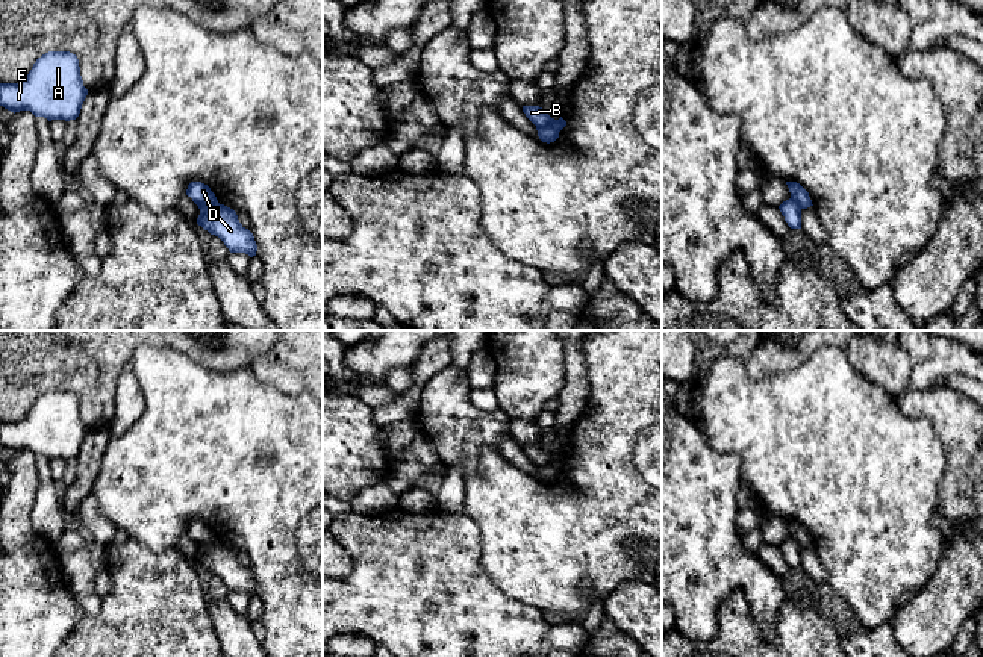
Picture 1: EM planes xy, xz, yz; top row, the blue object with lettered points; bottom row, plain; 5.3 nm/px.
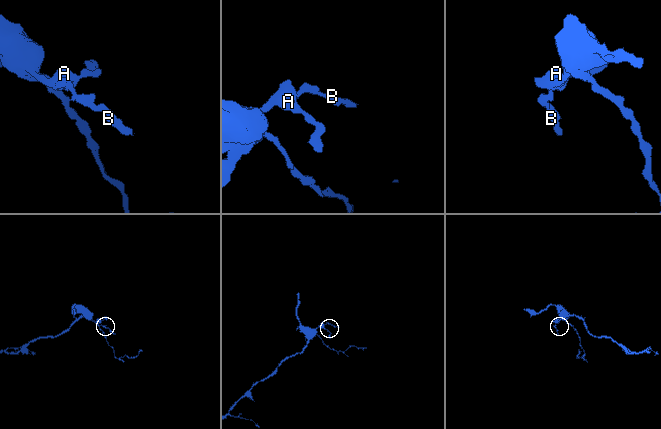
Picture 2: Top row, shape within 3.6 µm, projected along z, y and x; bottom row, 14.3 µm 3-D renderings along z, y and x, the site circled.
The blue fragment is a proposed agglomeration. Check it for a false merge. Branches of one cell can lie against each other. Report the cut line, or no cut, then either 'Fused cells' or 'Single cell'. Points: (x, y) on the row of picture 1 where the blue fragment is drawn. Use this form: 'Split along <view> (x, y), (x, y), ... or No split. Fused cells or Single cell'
Split along xz (536, 126), (555, 126), (559, 130). Fused cells

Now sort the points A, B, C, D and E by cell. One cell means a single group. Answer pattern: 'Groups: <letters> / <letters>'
Groups: A D E / B C

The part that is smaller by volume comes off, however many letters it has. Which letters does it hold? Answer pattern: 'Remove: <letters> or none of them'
Remove: B, C

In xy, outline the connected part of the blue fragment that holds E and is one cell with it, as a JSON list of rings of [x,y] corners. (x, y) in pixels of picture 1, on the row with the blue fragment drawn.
[[[48,51],[21,82],[0,83],[0,106],[14,114],[30,111],[48,121],[76,120],[86,95],[79,59],[70,51]]]

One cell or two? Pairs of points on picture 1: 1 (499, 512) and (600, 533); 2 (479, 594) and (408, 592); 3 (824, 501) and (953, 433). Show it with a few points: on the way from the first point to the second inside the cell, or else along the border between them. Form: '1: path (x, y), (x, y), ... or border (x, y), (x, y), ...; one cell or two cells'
1: path (524, 523), (533, 532), (574, 532); one cell
2: path (461, 598), (426, 597); one cell
3: border (914, 417), (927, 420), (941, 441), (944, 474); two cells

